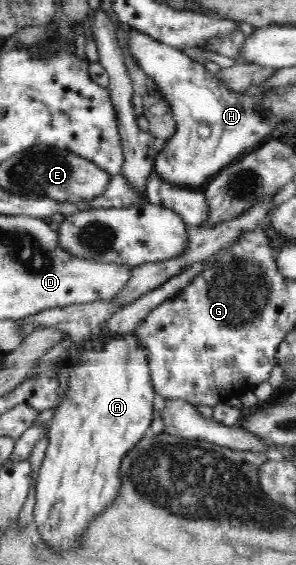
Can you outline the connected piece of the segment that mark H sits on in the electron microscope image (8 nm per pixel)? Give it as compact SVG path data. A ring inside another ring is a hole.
M133 29L128 32L126 51L137 66L155 80L175 118L176 132L159 152L153 167L159 177L172 183L173 187L183 189L207 183L205 177L215 177L239 153L257 145L273 131L275 125L259 113L260 99L247 94L247 90L229 90L215 74L207 71L205 63L195 62L181 50ZM201 123L206 123L211 129L205 137L199 133Z

